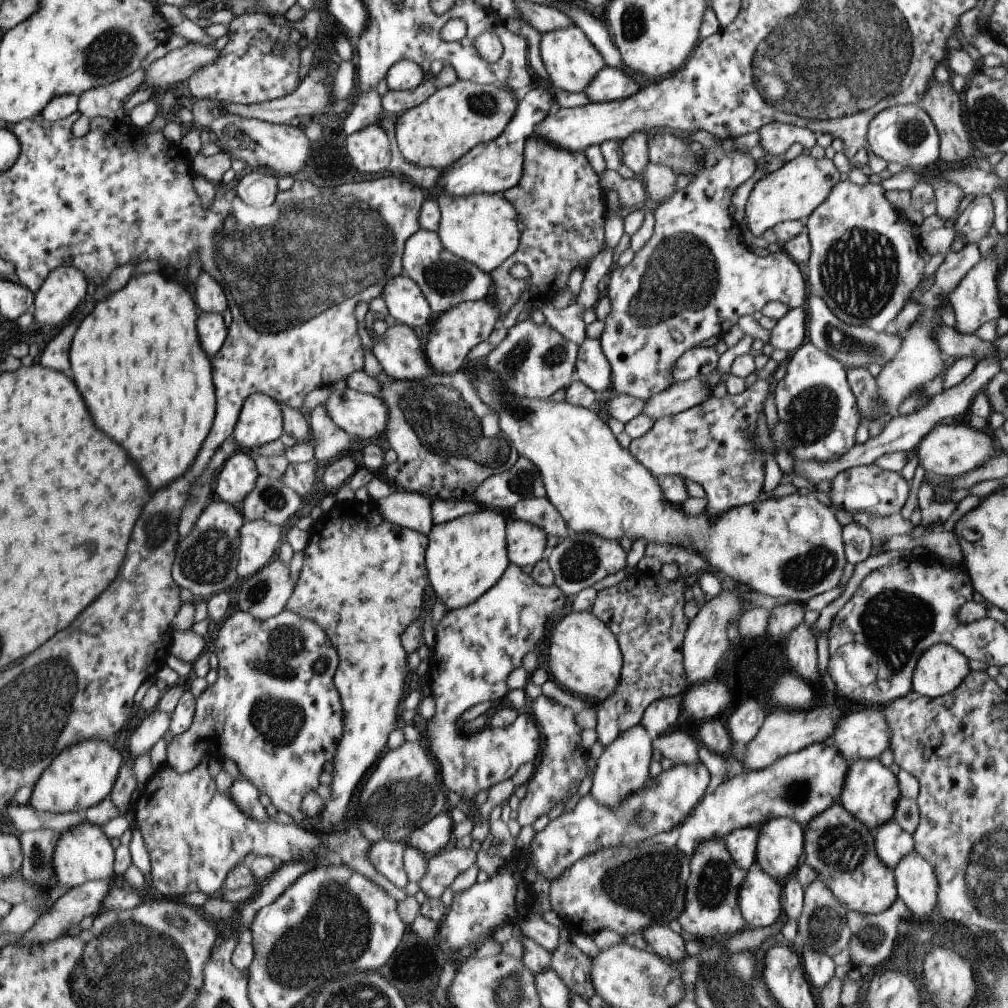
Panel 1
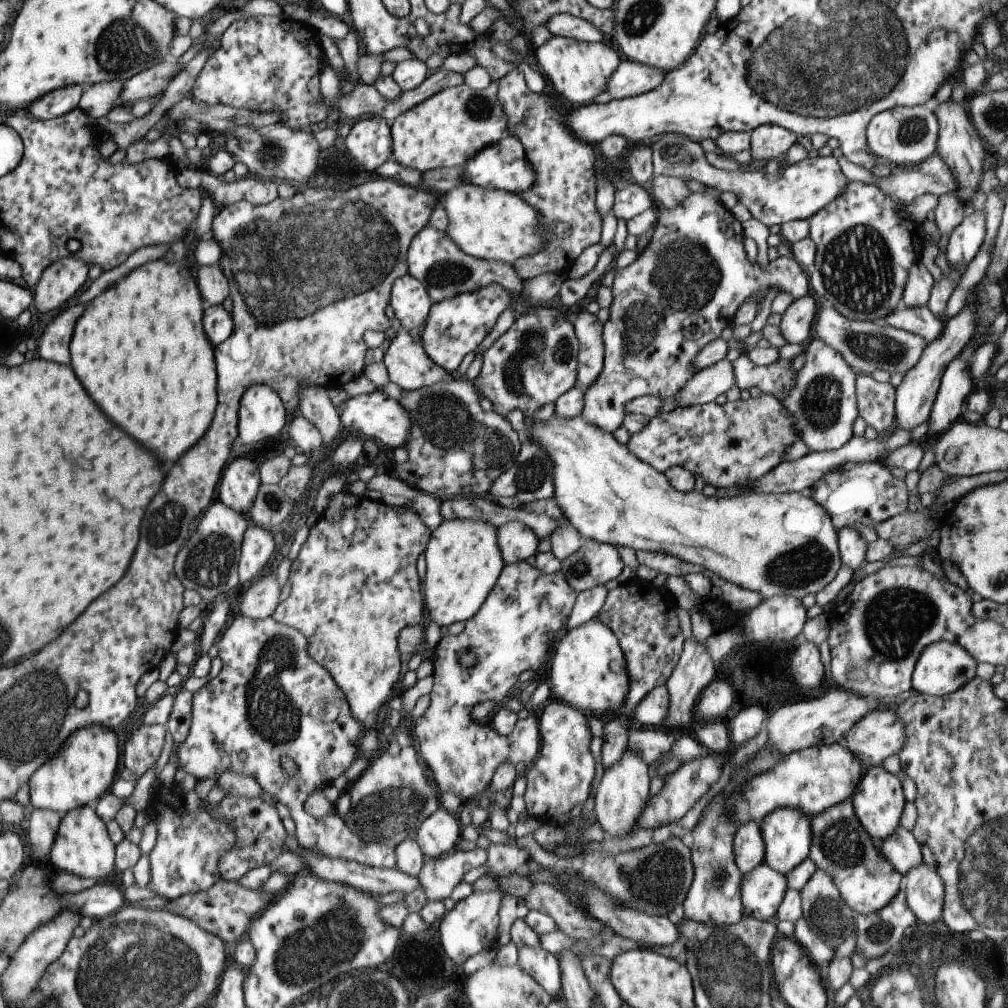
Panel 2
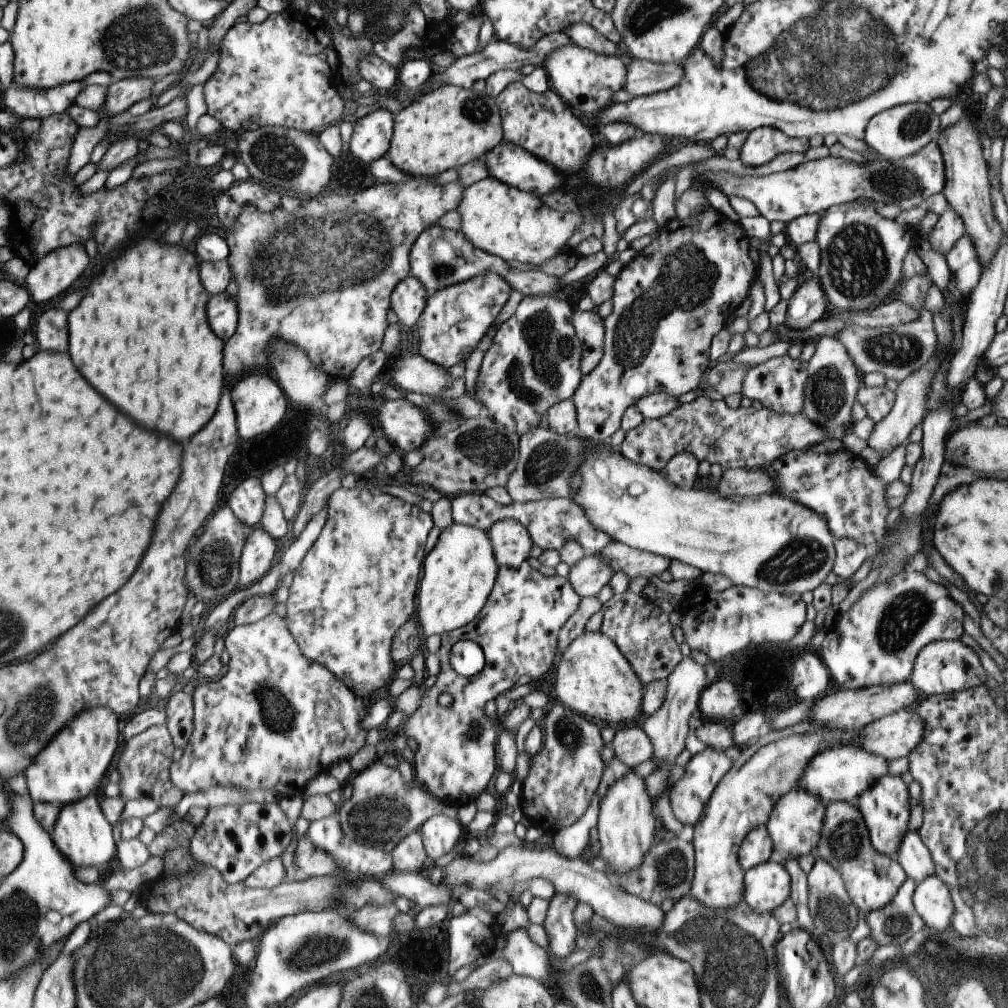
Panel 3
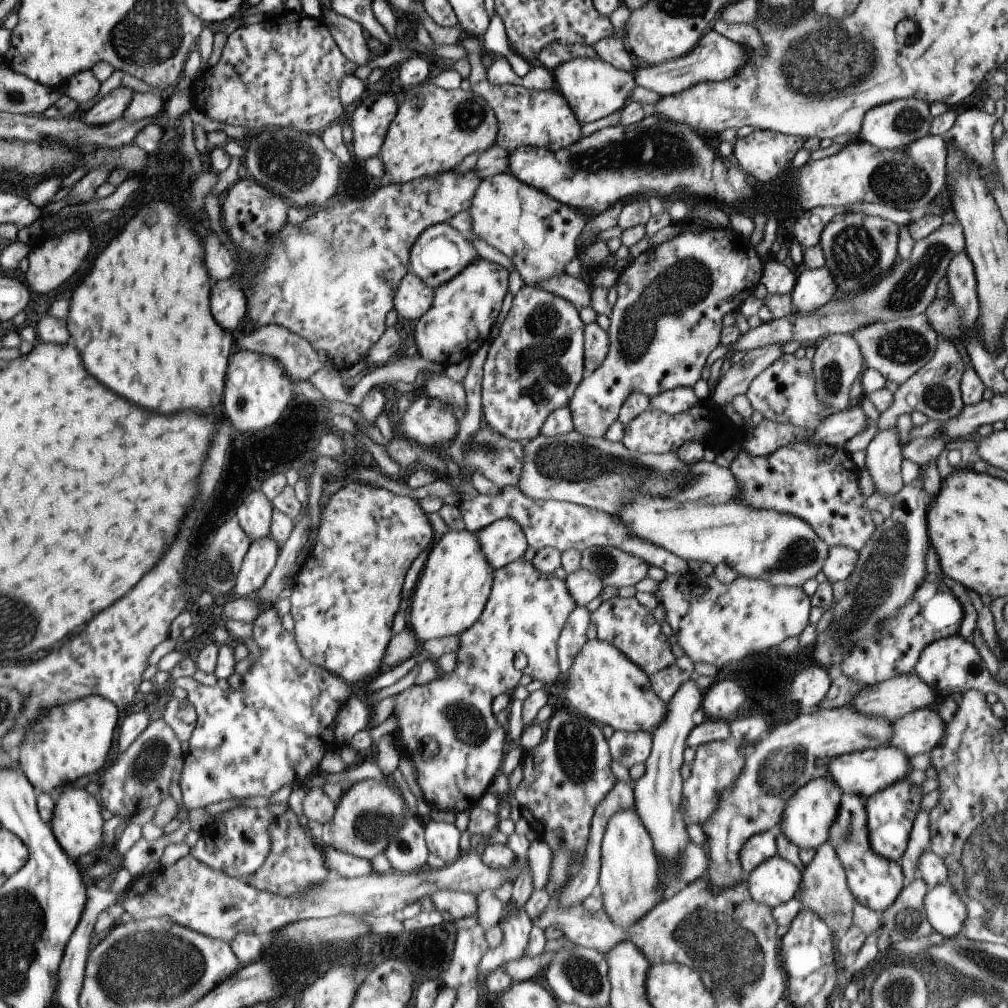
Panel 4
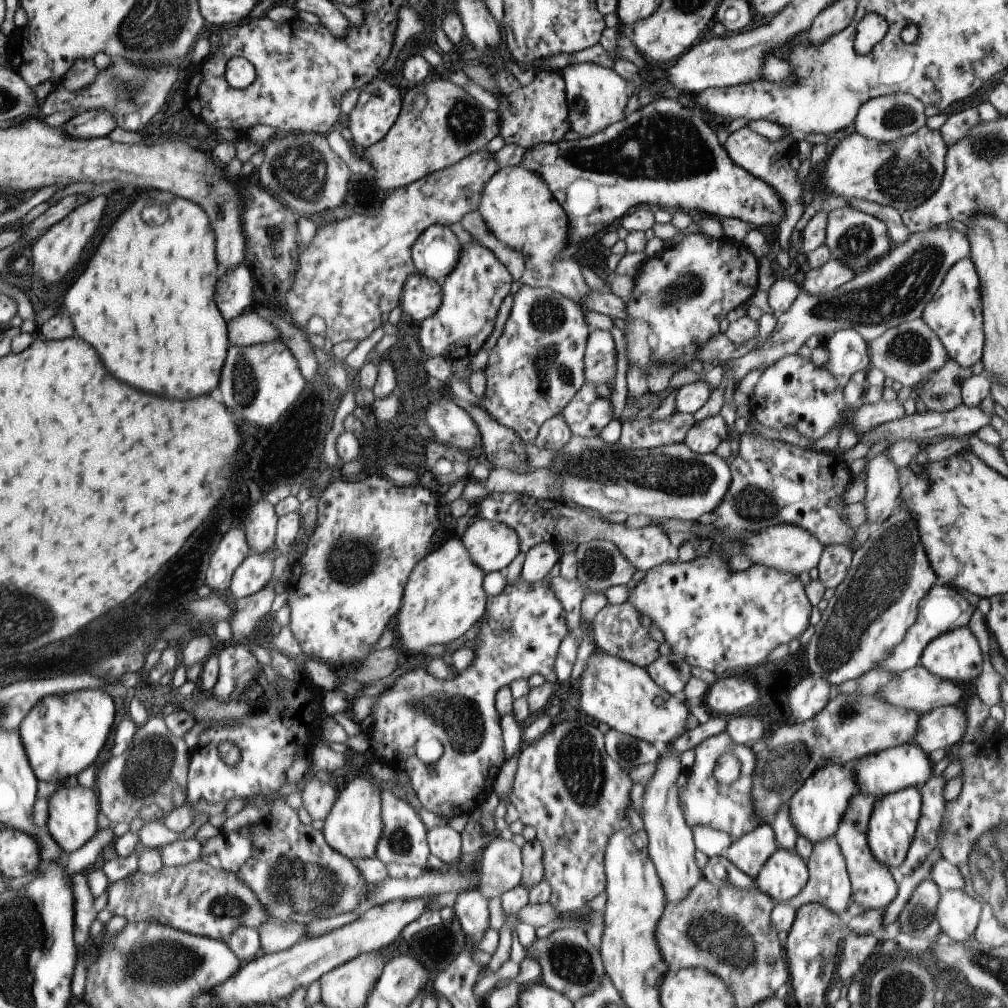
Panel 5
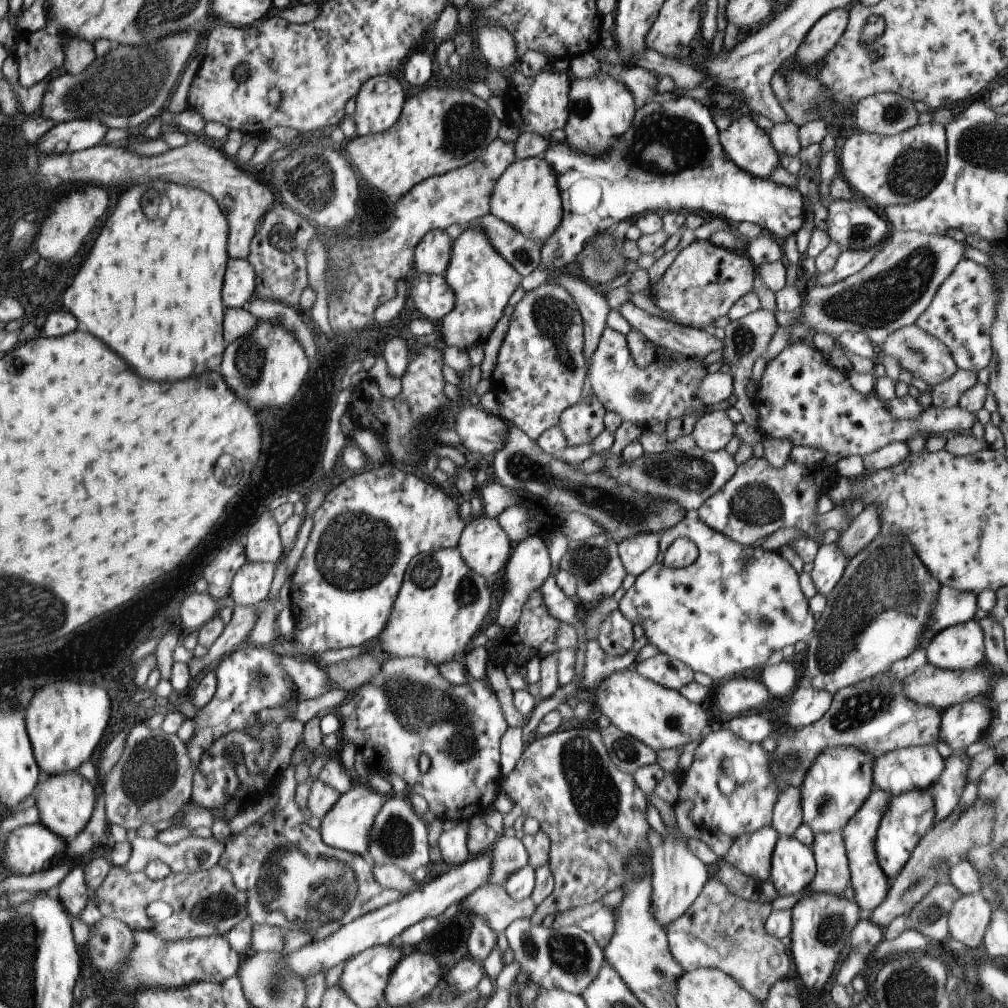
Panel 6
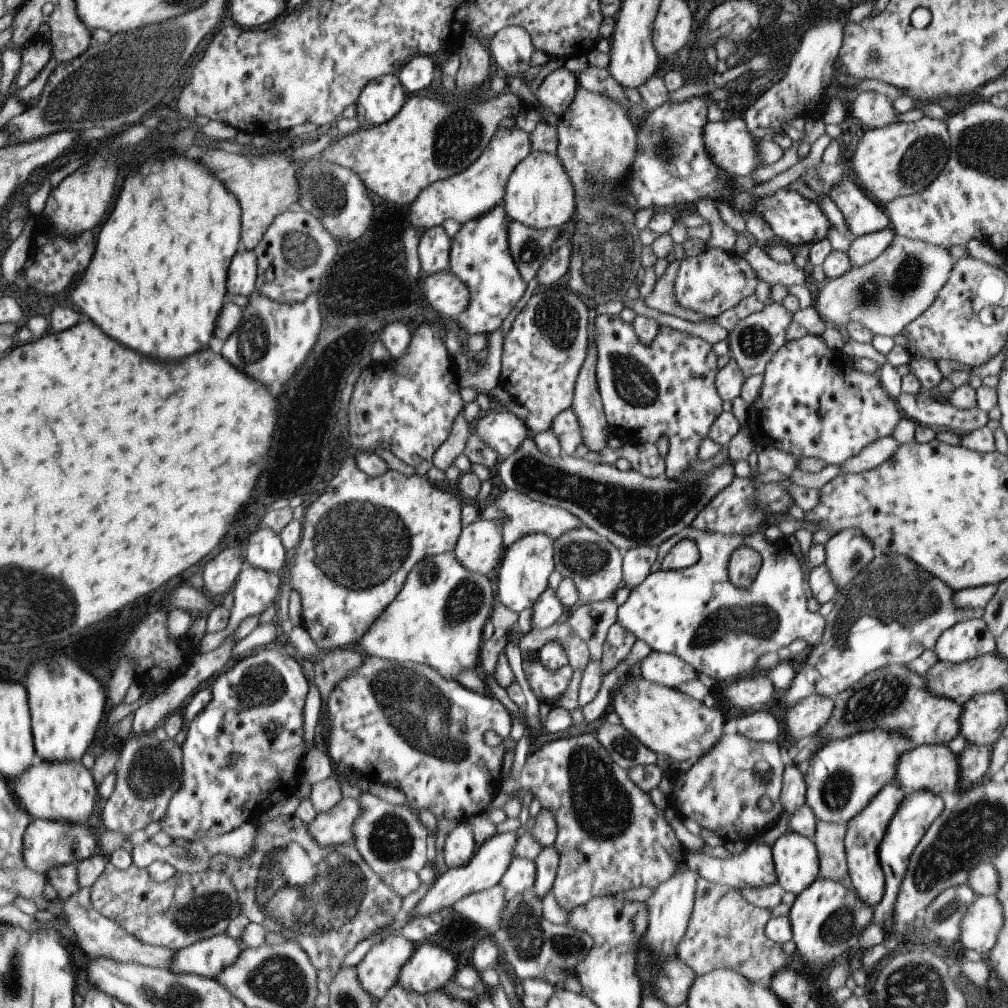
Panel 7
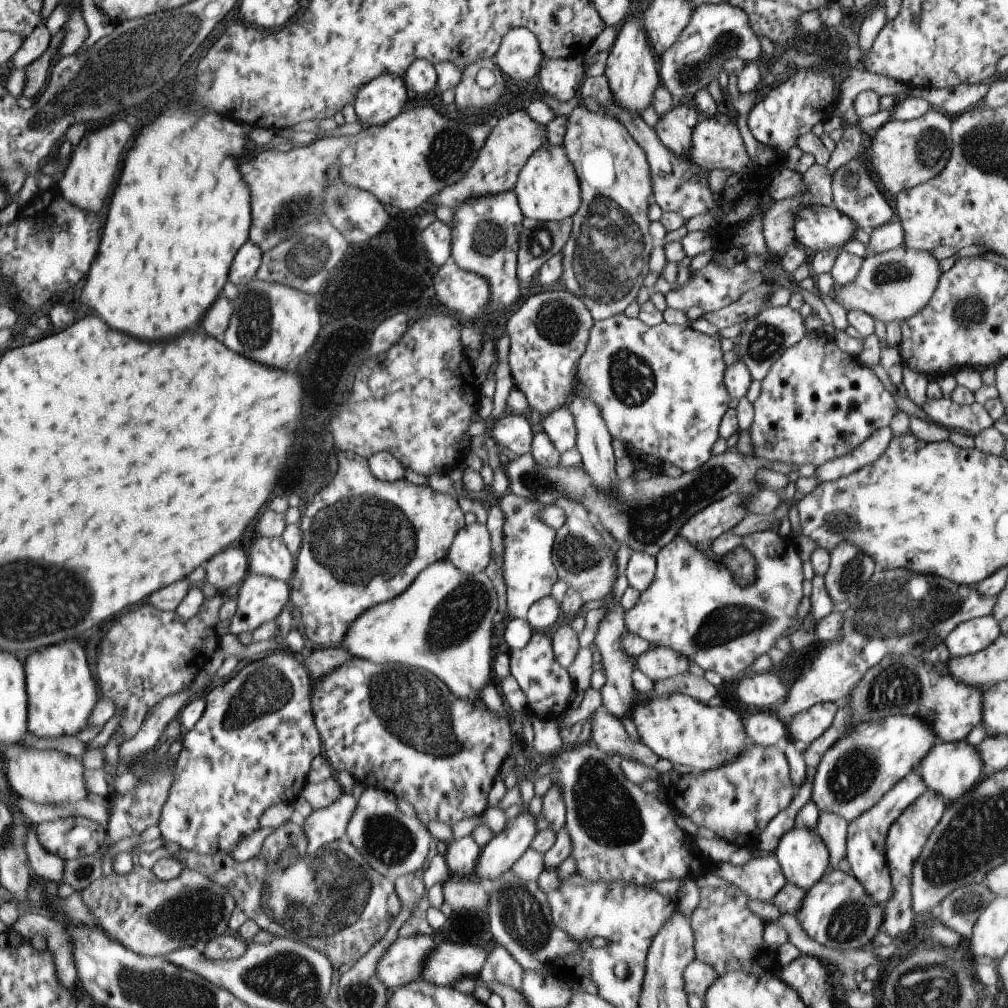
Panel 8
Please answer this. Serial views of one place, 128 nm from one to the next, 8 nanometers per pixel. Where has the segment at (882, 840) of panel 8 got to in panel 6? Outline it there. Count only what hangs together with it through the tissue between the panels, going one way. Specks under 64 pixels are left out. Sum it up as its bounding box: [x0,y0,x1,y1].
[842,787,893,915]

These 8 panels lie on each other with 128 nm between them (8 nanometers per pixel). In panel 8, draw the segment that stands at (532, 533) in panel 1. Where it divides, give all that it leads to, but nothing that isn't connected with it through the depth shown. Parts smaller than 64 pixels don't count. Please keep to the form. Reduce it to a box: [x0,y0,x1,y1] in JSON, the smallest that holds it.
[446,524,492,574]

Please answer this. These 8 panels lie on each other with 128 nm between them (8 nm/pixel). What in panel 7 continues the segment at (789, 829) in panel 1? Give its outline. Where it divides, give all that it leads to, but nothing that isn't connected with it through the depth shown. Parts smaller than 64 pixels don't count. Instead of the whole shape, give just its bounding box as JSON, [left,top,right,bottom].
[804,730,913,825]

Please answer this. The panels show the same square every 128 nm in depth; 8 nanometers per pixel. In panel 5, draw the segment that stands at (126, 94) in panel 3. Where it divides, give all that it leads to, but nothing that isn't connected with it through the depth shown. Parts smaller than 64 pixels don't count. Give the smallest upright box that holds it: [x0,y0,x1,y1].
[61,110,117,138]

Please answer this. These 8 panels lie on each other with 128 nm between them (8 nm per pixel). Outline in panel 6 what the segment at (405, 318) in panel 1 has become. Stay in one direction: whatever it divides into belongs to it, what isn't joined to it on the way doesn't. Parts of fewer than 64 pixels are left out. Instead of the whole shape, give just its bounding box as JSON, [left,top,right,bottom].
[410,273,454,322]

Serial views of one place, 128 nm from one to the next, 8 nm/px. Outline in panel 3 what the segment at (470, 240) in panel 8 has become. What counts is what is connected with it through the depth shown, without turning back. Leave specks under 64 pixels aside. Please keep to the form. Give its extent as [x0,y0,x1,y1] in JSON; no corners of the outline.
[417,271,512,369]

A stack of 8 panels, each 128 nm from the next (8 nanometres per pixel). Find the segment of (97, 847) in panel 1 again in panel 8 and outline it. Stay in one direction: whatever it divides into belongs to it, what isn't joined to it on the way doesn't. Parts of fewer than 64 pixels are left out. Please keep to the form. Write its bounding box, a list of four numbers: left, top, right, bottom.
[5,747,88,806]

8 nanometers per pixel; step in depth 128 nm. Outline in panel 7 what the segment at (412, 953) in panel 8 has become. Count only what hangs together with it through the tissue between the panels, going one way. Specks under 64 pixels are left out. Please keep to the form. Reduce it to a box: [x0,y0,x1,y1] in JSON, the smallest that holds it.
[355,930,416,1001]

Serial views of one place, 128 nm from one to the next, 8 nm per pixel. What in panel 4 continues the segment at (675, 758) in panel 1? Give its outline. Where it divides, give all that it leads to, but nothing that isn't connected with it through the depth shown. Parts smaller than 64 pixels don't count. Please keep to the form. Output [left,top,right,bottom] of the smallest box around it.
[608,731,652,768]

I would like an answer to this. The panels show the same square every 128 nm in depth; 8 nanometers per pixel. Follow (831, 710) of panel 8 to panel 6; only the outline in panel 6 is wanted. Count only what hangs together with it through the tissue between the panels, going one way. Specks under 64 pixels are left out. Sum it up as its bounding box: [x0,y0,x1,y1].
[788,685,833,730]

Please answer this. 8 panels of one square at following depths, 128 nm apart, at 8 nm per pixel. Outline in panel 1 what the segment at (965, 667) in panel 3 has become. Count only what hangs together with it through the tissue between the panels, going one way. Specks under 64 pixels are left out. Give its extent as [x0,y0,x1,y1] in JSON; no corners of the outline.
[912,643,969,698]

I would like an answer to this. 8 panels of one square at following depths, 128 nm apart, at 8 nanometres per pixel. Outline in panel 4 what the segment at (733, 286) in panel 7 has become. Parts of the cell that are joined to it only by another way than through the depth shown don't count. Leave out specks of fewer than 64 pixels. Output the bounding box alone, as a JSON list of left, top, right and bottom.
[567,226,762,438]

